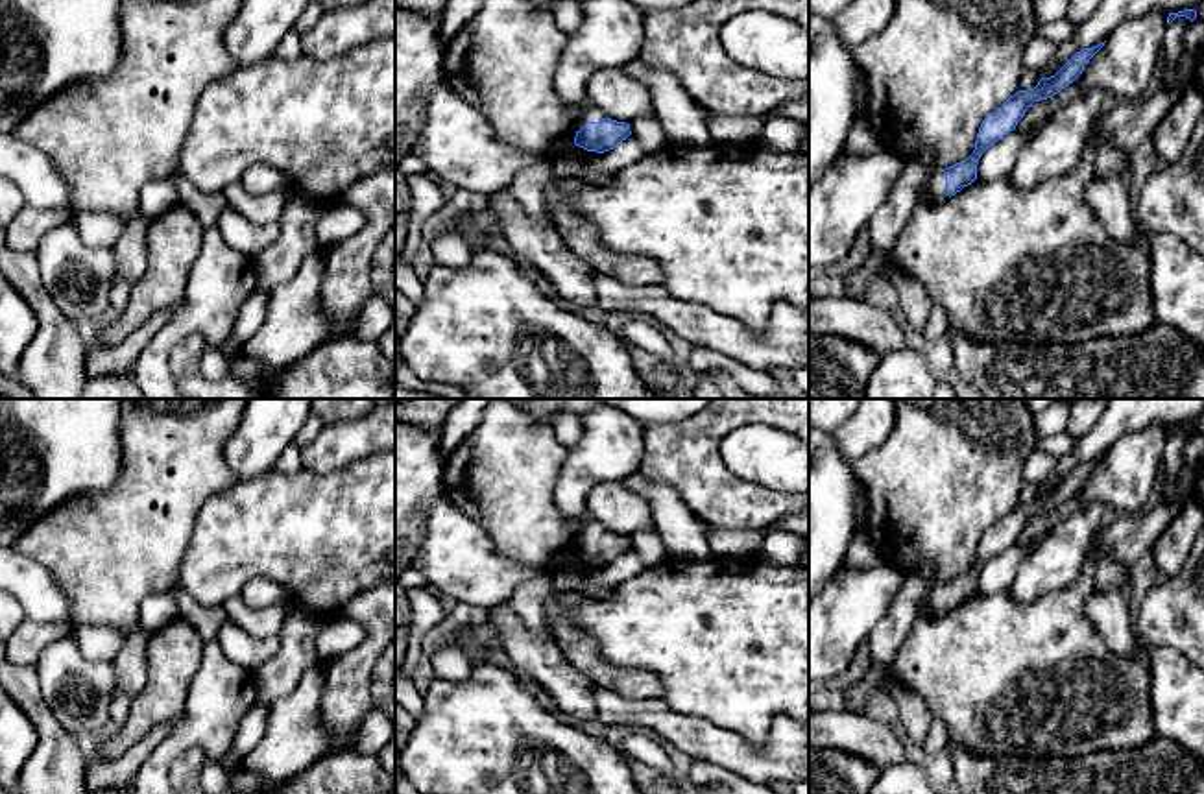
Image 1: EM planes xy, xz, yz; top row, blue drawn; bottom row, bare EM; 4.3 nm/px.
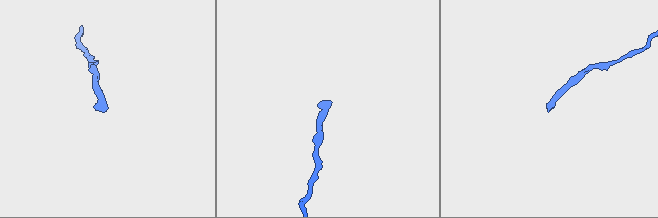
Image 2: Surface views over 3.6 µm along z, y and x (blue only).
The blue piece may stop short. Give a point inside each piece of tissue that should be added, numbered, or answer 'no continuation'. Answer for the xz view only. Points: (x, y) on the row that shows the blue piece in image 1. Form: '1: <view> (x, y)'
1: xz (591, 113)

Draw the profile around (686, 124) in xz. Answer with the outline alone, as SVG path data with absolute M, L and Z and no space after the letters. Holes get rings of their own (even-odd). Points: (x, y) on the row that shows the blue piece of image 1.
M643 57L632 59L622 72L650 87L654 114L661 122L668 144L691 150L715 142L707 113L691 100L672 74L650 66Z

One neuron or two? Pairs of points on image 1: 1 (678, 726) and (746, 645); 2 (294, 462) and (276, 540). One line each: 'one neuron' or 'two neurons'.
1: two neurons
2: two neurons

